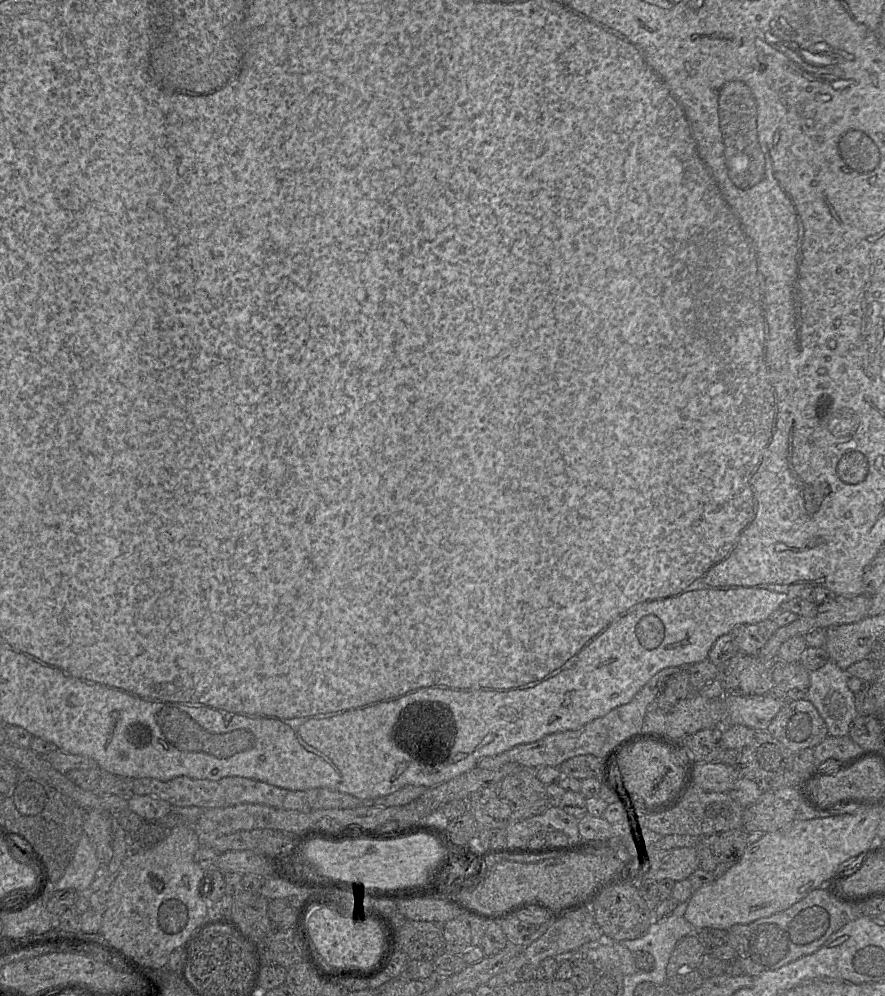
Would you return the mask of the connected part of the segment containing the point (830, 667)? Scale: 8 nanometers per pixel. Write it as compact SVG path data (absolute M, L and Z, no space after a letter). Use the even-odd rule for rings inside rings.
M832 660L809 674L809 689L806 699L810 701L818 711L826 724L828 735L840 737L847 735L850 725L856 716L855 693L850 691L847 681L850 675L846 670L840 669Z

